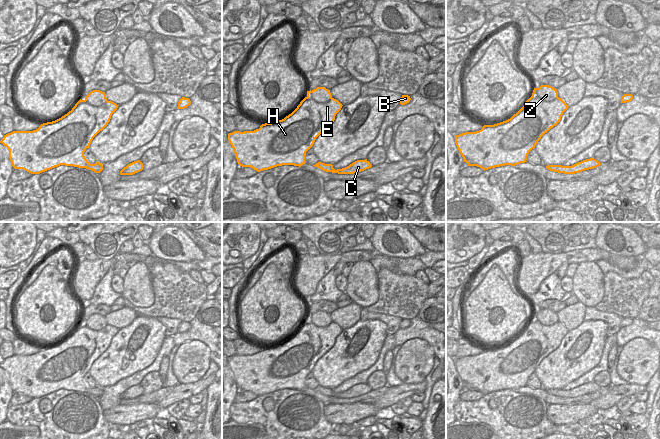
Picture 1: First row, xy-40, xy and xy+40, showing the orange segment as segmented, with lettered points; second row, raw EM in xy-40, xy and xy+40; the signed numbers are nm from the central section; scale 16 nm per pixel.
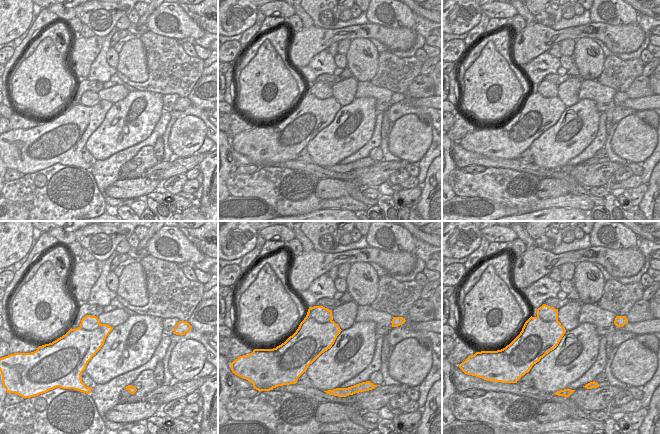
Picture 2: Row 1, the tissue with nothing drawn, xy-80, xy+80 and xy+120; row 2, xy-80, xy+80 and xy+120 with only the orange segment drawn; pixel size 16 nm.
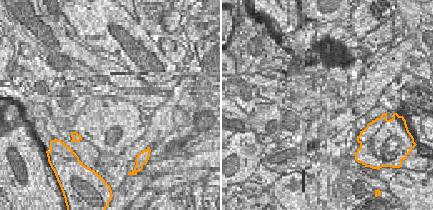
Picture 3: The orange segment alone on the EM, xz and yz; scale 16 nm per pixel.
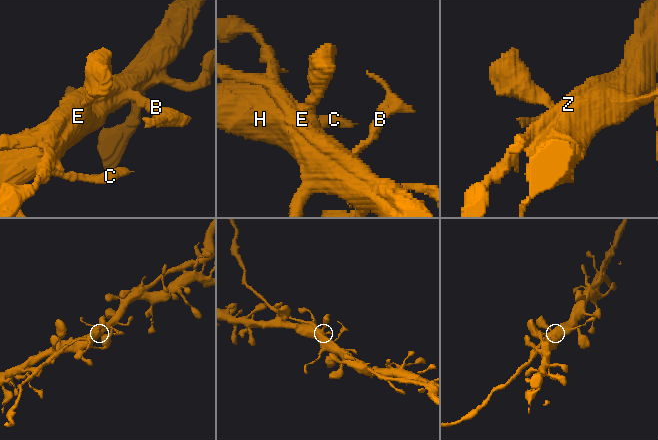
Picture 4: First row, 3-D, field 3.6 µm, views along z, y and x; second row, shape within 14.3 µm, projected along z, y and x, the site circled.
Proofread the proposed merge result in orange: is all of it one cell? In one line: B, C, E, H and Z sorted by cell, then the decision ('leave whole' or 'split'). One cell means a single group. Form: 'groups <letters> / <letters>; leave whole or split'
groups B C E H / Z; split

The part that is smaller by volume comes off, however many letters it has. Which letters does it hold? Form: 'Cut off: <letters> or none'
Cut off: Z

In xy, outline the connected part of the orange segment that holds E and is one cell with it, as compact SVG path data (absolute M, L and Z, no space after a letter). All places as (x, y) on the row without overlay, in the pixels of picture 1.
M305 321L297 332L282 344L262 348L254 355L229 357L228 364L234 373L238 388L251 391L257 396L282 389L301 391L306 387L306 376L313 370L316 362L334 346L342 330L334 322L326 327L317 327Z

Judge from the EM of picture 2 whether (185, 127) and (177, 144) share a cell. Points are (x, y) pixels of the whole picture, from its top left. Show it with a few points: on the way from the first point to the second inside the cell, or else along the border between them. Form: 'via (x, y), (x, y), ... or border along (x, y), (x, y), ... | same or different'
via (182, 131), (181, 140) | same

